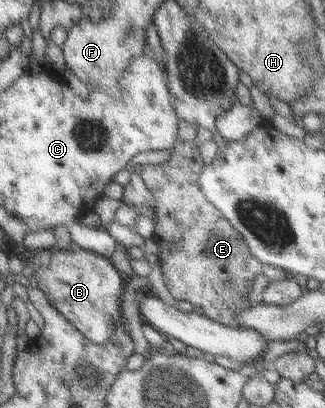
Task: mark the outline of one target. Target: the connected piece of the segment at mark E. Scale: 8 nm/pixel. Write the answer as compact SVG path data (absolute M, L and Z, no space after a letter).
M174 140L166 156L168 160L162 163L130 166L154 198L157 221L153 223L151 238L161 251L157 262L164 286L174 301L188 302L213 322L240 328L234 316L258 303L247 292L247 287L254 276L261 274L261 264L249 253L240 234L204 198L197 180L205 165L198 156L195 142Z

